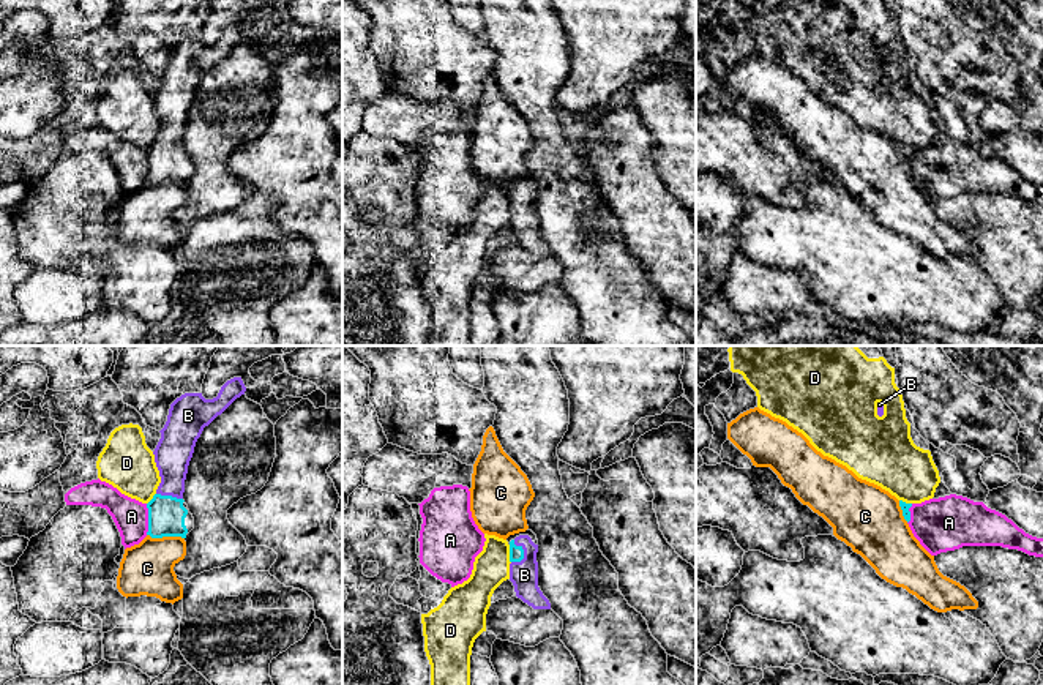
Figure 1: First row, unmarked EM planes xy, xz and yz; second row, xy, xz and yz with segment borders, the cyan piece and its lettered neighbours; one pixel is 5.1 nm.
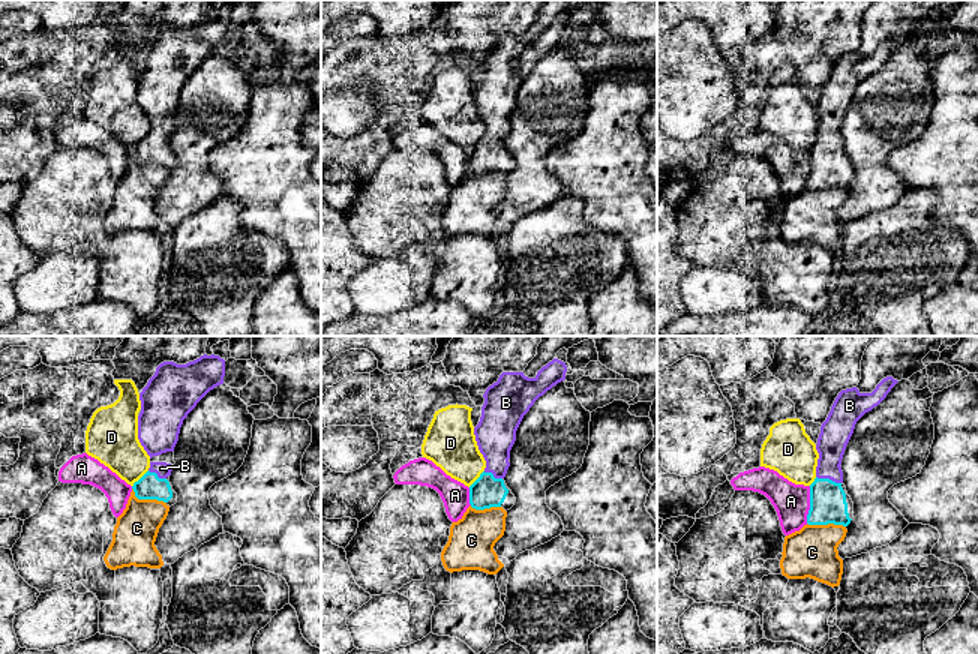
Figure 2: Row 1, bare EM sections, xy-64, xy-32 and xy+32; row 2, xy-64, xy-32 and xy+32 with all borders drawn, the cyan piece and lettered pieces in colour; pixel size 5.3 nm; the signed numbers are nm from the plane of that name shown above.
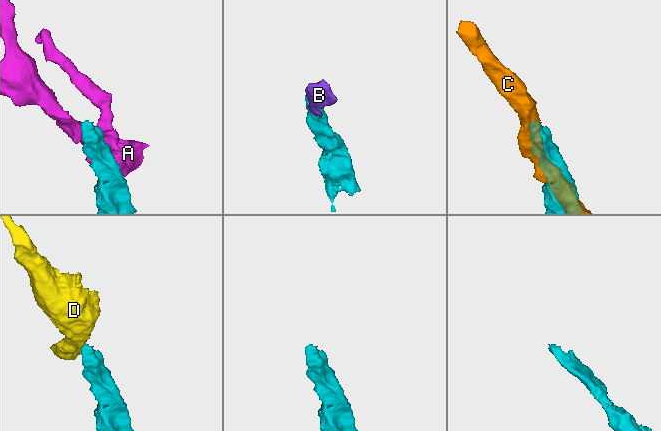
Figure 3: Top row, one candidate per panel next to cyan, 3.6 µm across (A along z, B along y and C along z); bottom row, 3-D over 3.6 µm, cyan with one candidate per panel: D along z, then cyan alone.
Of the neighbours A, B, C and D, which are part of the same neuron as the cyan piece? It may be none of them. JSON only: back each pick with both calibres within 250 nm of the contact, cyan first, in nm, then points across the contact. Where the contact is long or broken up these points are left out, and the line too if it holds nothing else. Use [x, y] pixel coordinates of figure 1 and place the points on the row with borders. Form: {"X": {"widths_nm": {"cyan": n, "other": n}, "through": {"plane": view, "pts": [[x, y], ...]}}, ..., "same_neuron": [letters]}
{"B": {"widths_nm": {"cyan": 80, "other": 140}, "through": {"plane": "xz", "pts": [[516, 553], [523, 551], [524, 575]]}}, "same_neuron": ["B"]}

